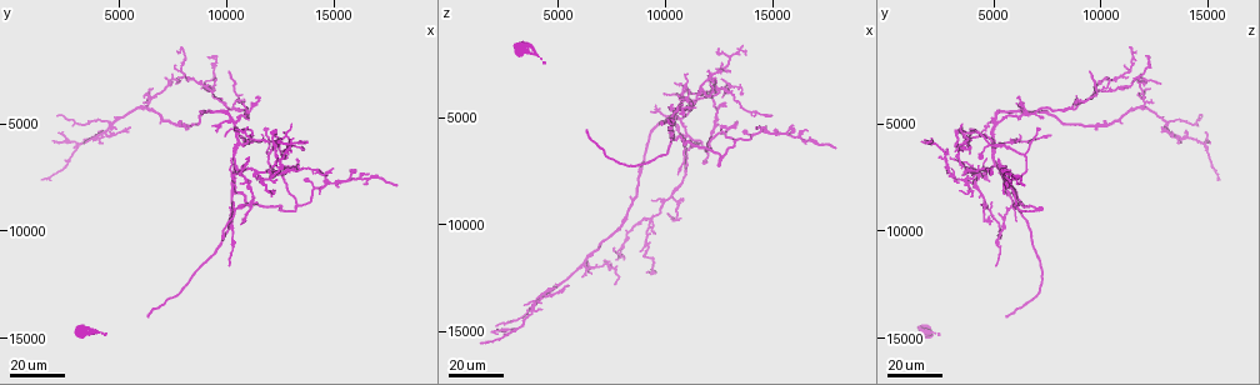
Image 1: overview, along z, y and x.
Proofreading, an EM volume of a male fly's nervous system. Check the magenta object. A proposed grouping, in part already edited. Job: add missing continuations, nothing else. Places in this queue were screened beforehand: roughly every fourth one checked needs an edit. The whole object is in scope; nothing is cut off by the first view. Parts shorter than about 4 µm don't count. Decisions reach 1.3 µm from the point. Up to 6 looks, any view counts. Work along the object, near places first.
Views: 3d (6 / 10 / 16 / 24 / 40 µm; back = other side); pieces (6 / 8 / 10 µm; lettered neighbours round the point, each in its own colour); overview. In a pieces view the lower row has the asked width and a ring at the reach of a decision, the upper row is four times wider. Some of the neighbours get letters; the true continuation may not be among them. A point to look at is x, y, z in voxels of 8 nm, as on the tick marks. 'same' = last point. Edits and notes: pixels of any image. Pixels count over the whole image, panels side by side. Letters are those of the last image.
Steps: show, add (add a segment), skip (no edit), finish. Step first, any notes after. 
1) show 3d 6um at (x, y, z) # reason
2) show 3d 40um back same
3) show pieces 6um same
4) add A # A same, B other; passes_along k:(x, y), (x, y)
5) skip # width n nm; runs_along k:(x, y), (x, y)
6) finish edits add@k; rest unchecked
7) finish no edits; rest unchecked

show 3d 40um at (6700, 3300, 12300) # branch stops here

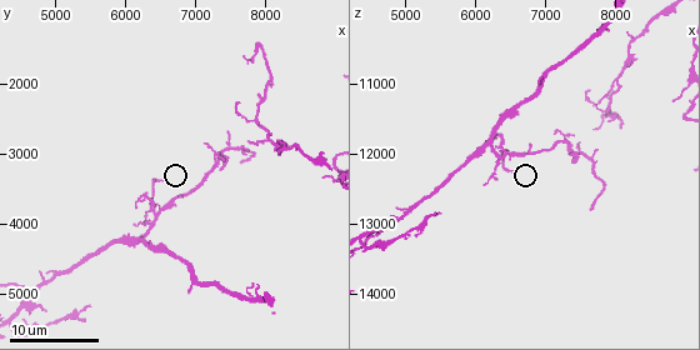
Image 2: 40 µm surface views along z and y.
show pieces 8um at (6550, 3350, 12300)

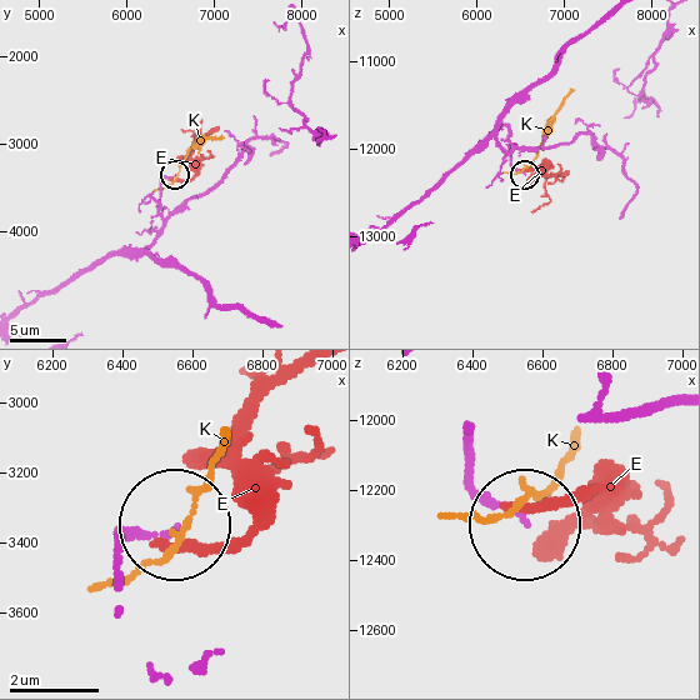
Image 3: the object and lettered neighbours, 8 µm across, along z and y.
skip # E other, K other; runs_along 3:(554, 68), (496, 134), (524, 175); no lettered segment goes on from it

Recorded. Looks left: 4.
show 3d 24um at (15100, 8000, 5600) # an open end

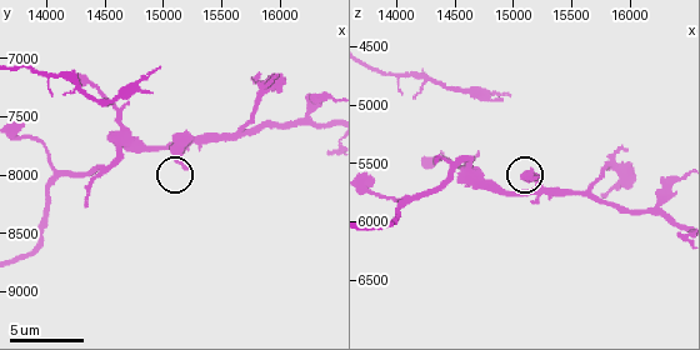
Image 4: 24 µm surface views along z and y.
show pieces 10um at (15200, 7940, 5640) # see the neighbours

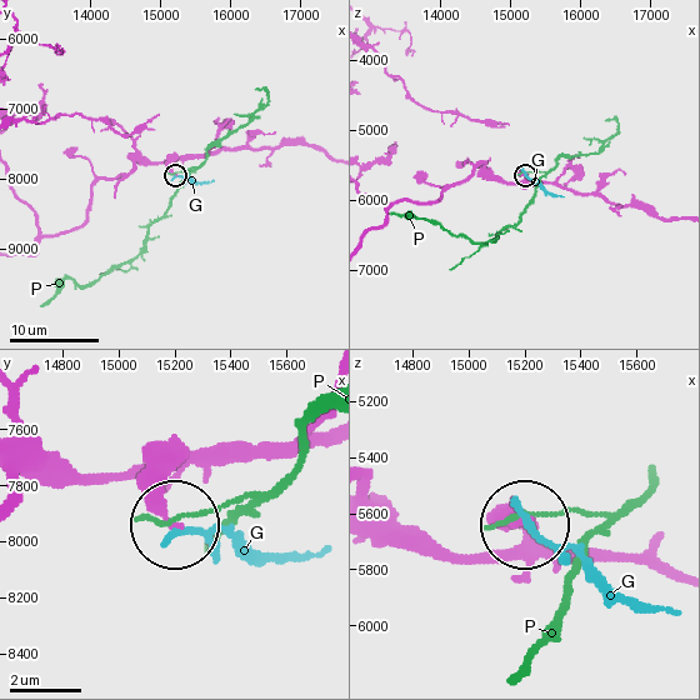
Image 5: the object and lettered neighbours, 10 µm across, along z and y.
skip # G other, P other; no lettered segment goes on from it

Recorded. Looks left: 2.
show 3d 40um at (12700, 6300, 3200) # tapers out

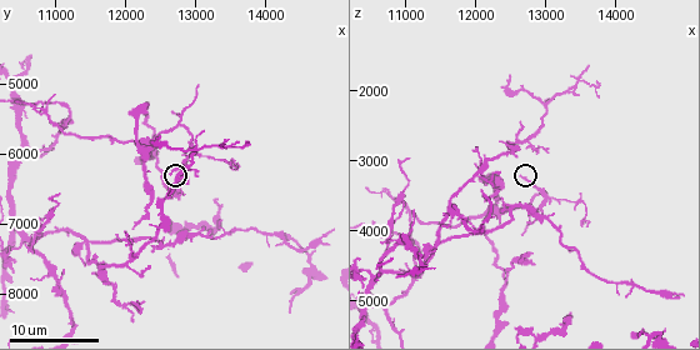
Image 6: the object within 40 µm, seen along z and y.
show pieces 6um at (12600, 6250, 3200)

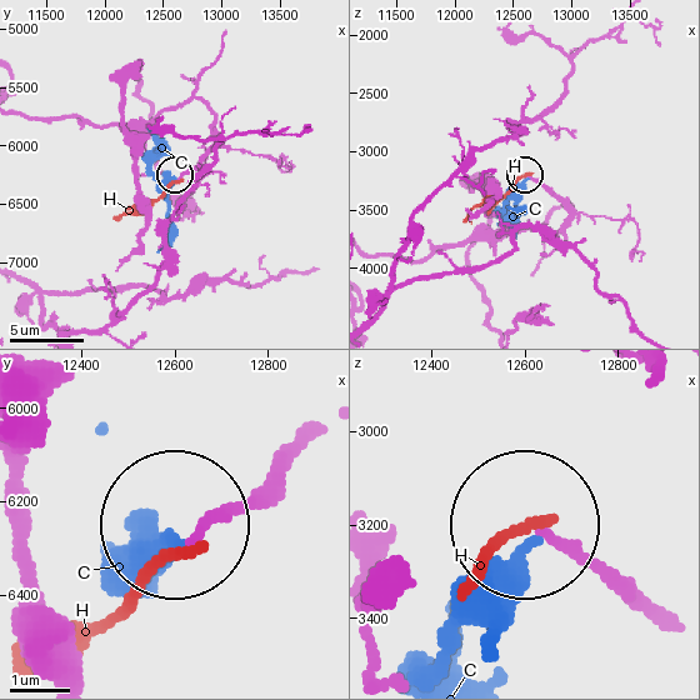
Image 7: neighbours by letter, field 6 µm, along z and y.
skip # C other, H other; runs_along 7:(628, 596), (544, 541); none of them fits

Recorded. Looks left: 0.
finish no edits; rest unchecked

